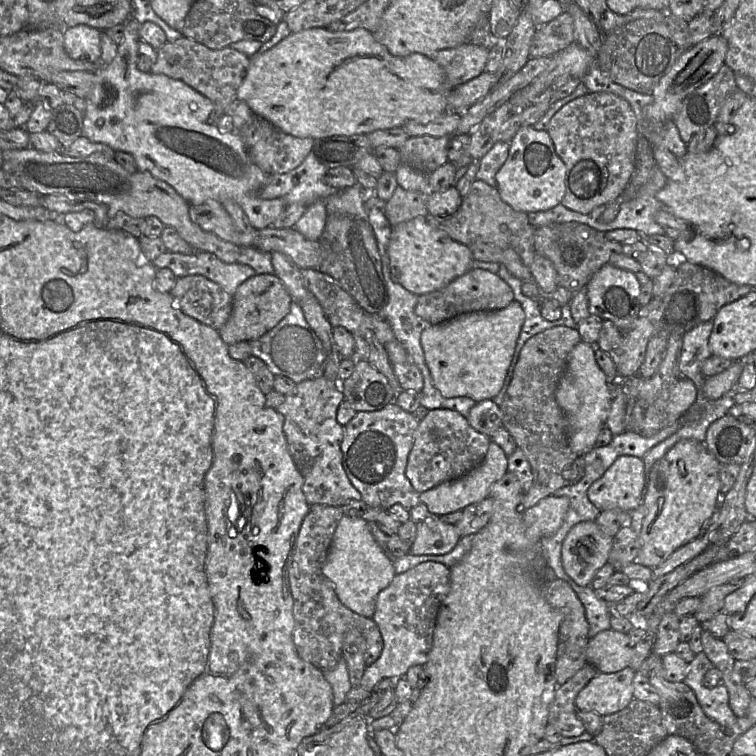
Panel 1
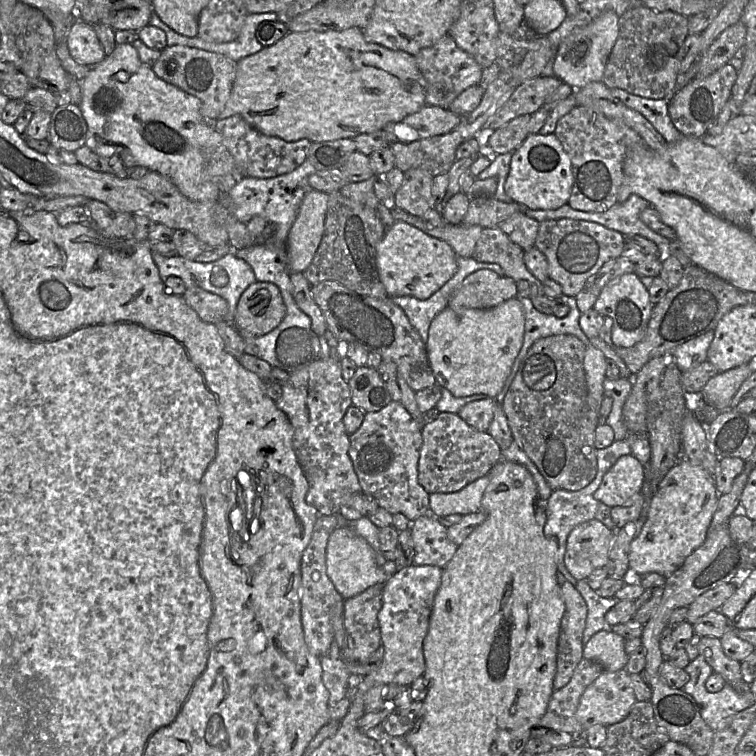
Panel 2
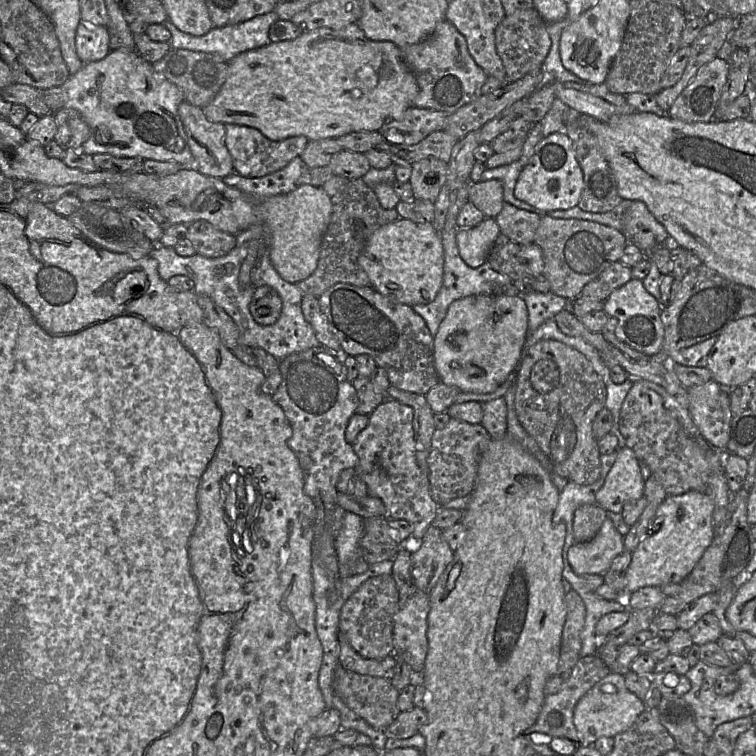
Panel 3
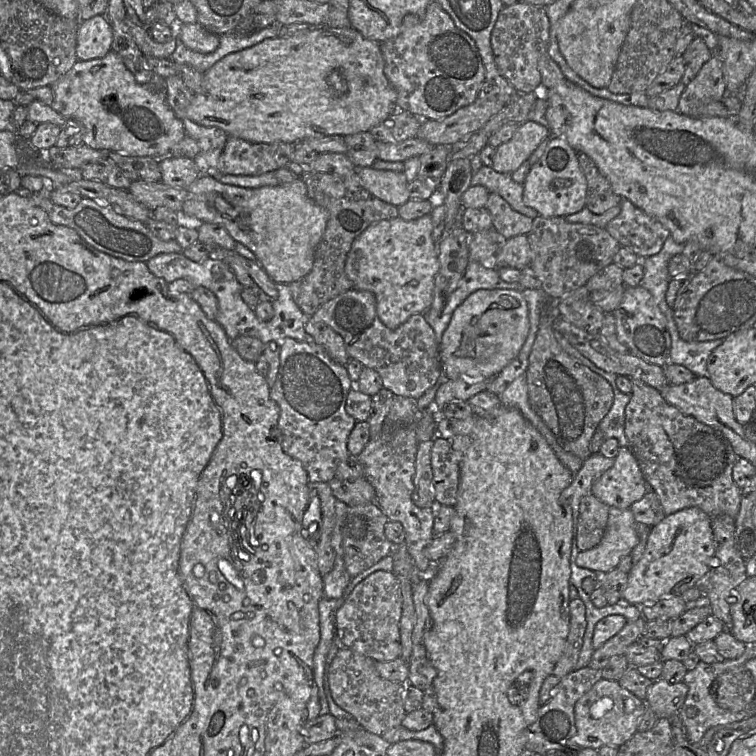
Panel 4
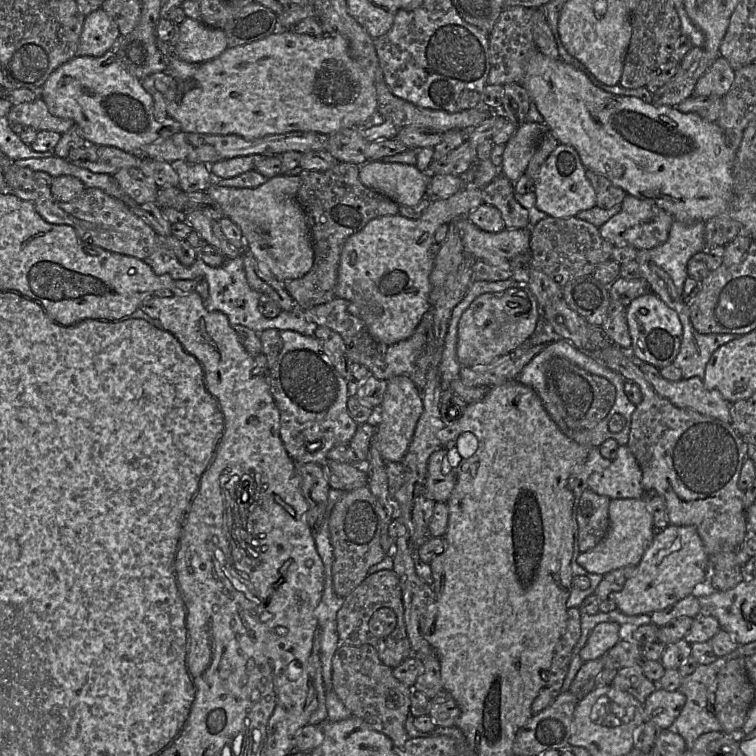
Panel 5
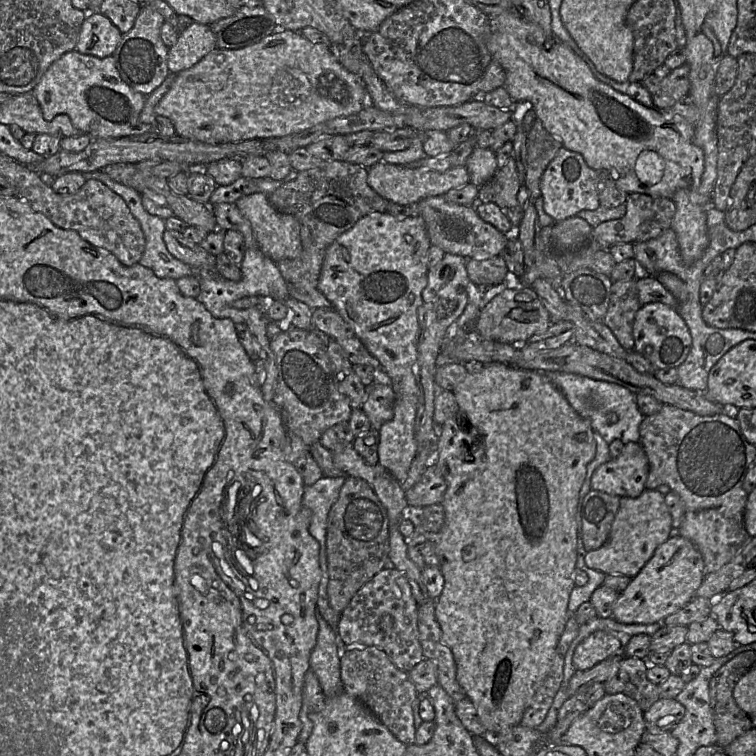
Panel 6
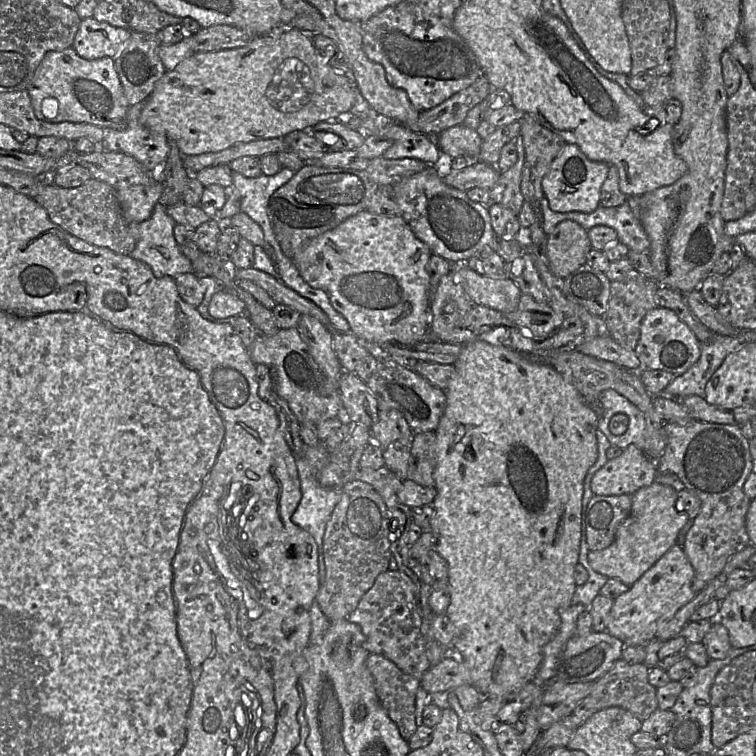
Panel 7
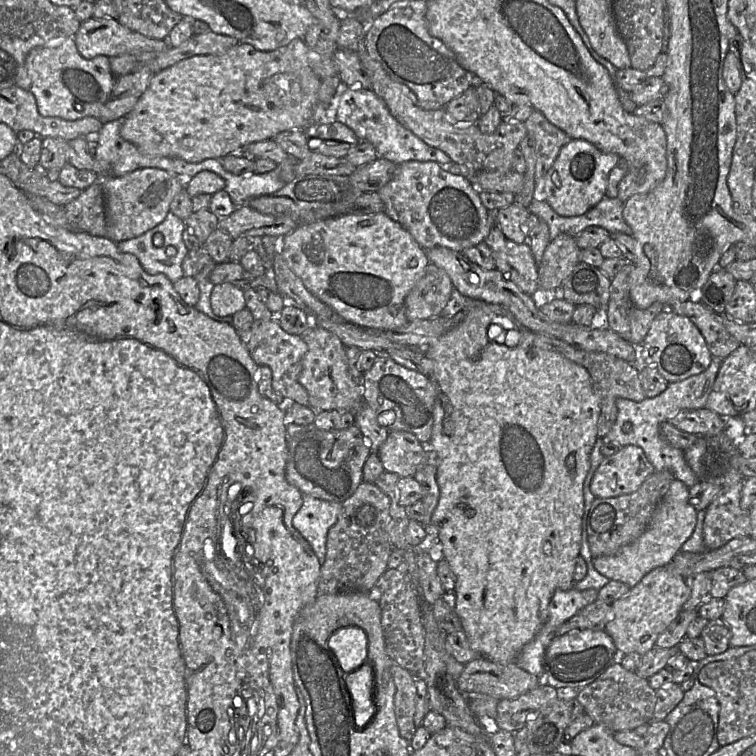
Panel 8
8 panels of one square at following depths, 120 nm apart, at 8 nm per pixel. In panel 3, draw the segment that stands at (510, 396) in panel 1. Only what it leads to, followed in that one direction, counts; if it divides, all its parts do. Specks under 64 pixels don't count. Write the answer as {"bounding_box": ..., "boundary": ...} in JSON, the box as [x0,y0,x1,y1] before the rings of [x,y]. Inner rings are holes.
{"bounding_box":[515,339,606,485],"boundary":[[[553,339],[541,340],[528,349],[515,381],[516,416],[559,476],[580,485],[590,485],[599,478],[600,452],[592,428],[596,415],[605,407],[606,396],[602,378],[578,350]]]}

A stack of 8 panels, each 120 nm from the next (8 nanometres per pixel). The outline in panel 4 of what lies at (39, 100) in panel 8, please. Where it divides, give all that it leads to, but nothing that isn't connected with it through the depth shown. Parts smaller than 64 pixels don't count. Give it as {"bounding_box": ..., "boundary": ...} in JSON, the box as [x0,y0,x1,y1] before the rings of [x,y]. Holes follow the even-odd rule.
{"bounding_box":[50,50,186,159],"boundary":[[[111,50],[101,59],[77,61],[50,87],[54,94],[50,107],[84,127],[82,143],[90,148],[159,159],[186,135],[182,120],[168,104],[167,89],[139,84],[122,58]]]}

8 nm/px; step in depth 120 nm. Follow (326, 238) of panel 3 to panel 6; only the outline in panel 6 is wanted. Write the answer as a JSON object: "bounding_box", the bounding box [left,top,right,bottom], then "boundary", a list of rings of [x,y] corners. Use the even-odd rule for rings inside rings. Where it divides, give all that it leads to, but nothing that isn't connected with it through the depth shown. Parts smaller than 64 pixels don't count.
{"bounding_box":[268,161,389,293],"boundary":[[[321,161],[317,166],[298,172],[295,179],[268,195],[270,204],[279,212],[290,214],[299,222],[301,254],[277,263],[287,284],[301,293],[317,289],[328,246],[360,218],[372,212],[385,212],[389,200],[376,193],[367,183],[368,168],[345,161]]]}

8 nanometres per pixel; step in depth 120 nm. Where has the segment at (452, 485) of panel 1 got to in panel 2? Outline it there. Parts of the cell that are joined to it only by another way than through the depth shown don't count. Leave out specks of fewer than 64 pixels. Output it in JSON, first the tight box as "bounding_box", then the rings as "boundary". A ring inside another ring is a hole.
{"bounding_box":[429,475,489,517],"boundary":[[[488,475],[469,483],[452,493],[431,493],[429,495],[430,512],[435,517],[449,514],[466,515],[481,510],[481,501],[489,484]]]}

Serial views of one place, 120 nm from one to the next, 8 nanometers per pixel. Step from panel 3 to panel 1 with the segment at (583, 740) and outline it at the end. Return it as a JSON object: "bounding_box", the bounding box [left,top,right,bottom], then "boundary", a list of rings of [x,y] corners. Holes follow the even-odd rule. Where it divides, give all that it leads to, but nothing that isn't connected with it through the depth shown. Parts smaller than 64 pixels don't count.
{"bounding_box":[575,667,635,716],"boundary":[[[631,667],[615,673],[598,672],[578,693],[575,700],[577,710],[606,716],[624,709],[634,699],[635,674]]]}

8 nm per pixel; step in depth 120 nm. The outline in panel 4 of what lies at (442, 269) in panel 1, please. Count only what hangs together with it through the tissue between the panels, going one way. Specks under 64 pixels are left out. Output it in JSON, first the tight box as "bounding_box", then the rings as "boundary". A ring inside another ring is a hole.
{"bounding_box":[345,215,439,329],"boundary":[[[431,215],[415,220],[400,217],[372,223],[355,238],[347,254],[345,274],[353,282],[354,288],[369,291],[376,298],[376,313],[380,321],[389,329],[396,329],[412,315],[427,311],[433,301],[435,277],[439,270],[438,246],[432,238]]]}

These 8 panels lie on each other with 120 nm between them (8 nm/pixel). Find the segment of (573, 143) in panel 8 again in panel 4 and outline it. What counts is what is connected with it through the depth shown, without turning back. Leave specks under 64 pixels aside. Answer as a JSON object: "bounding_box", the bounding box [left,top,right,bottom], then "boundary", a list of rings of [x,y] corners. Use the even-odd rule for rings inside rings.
{"bounding_box":[524,136,587,217],"boundary":[[[551,136],[543,155],[530,167],[524,181],[524,204],[543,217],[566,217],[586,207],[587,181],[577,155],[565,140]]]}

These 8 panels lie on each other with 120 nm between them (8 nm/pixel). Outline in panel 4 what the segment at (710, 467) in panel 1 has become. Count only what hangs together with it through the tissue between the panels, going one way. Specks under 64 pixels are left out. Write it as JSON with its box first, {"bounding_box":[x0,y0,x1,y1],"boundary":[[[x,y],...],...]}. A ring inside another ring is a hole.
{"bounding_box":[621,507,715,605],"boundary":[[[689,507],[665,516],[659,524],[651,528],[641,559],[628,573],[621,602],[644,605],[666,597],[680,596],[692,587],[701,589],[701,583],[707,578],[708,573],[713,568],[714,554],[715,539],[712,518],[704,511],[697,507]]]}

